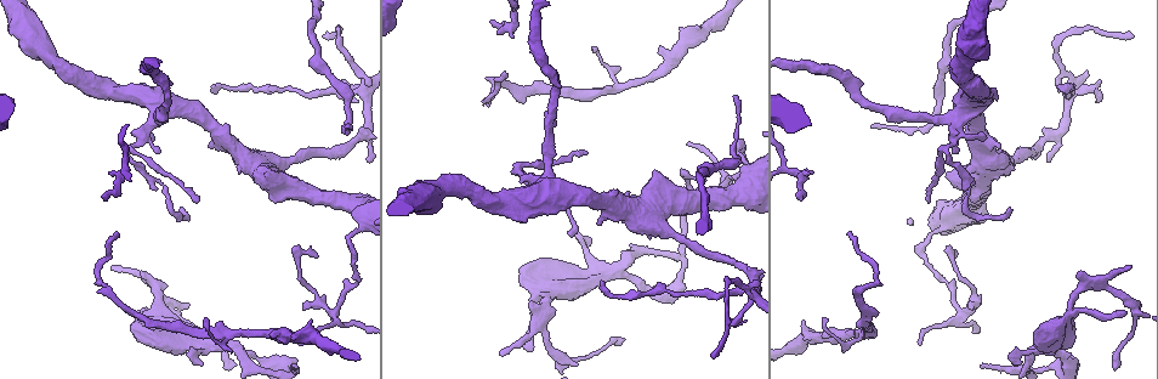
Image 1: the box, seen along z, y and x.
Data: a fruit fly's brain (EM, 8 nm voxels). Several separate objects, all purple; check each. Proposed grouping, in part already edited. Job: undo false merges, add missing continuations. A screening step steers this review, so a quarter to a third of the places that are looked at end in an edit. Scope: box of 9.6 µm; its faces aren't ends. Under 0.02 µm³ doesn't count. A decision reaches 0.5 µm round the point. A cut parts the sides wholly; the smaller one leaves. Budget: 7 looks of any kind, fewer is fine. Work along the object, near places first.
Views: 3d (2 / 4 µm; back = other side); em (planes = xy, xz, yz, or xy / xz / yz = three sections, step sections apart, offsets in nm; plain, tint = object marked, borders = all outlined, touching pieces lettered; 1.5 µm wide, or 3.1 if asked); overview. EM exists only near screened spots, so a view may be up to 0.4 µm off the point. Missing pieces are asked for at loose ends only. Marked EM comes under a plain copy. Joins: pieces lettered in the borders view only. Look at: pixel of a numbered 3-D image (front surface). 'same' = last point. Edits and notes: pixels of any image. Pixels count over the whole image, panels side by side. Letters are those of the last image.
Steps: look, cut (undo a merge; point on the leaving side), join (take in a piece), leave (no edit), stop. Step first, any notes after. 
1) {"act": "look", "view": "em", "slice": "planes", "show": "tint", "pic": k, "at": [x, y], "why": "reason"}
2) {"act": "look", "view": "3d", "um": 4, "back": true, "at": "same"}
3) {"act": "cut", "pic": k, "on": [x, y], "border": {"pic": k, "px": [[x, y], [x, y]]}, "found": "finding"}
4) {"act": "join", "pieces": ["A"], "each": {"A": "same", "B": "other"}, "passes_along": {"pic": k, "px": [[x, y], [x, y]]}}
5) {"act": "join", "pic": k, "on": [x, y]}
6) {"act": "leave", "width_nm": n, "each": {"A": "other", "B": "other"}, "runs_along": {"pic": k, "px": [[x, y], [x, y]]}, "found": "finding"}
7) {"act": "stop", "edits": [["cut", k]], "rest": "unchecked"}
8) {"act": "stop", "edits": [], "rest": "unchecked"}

{"act": "look", "view": "em", "slice": "planes", "show": "borders", "pic": 1, "at": [532, 302], "why": "free end"}

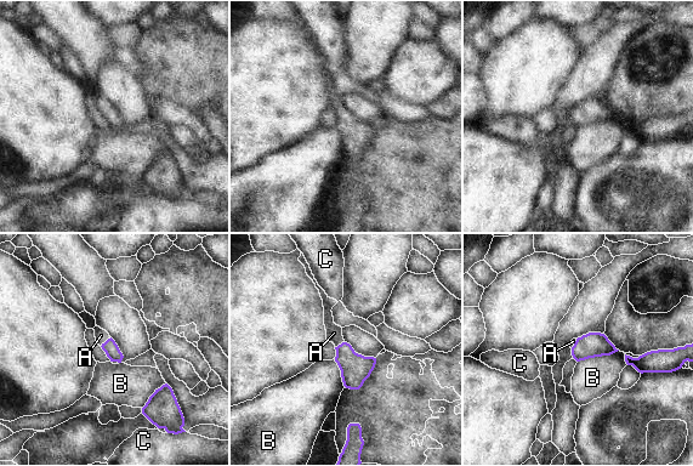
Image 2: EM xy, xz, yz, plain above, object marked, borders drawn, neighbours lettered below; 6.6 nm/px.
{"act": "join", "pieces": ["A"], "each": {"A": "same", "B": "other", "C": "other"}, "passes_along": {"pic": 2, "px": [[111, 348], [106, 341], [101, 335]]}, "found": "it goes on there"}

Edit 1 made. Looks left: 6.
{"act": "look", "view": "overview", "why": "redraw"}

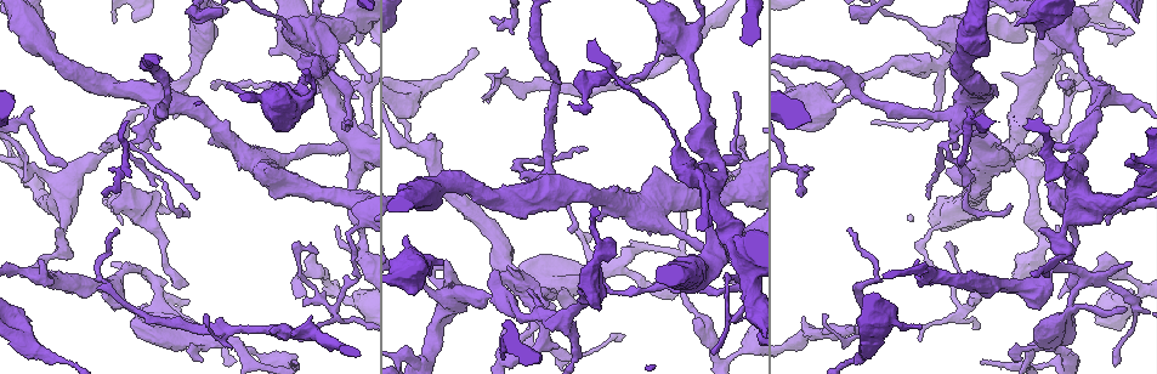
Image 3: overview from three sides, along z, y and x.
{"act": "look", "view": "em", "slice": "xz", "step": 8, "show": "tint", "pic": 3, "at": [110, 291], "why": "abrupt turn"}

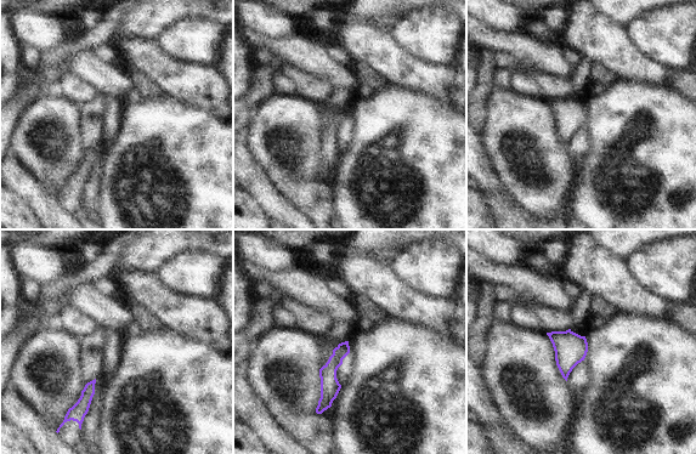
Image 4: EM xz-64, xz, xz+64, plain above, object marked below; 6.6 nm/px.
{"act": "look", "view": "em", "slice": "planes", "show": "borders", "at": "same", "why": "cut it another way"}

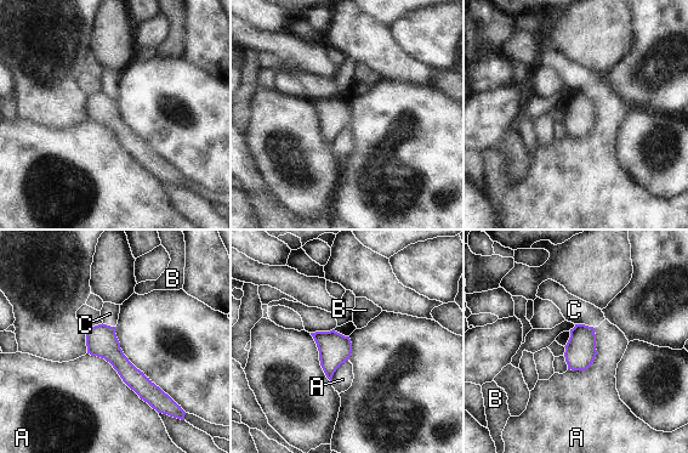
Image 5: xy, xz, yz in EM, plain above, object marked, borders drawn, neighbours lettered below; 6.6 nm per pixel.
{"act": "leave", "longest_contact_nm": ["A", 600], "each": {"A": "other", "B": "other", "C": "other"}, "runs_along": {"pic": 5, "px": [[90, 332], [151, 394], [170, 405]]}, "found": "one cell here"}

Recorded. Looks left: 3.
{"act": "look", "view": "em", "slice": "planes", "show": "borders", "pic": 3, "at": [436, 143], "why": "branch stops here"}

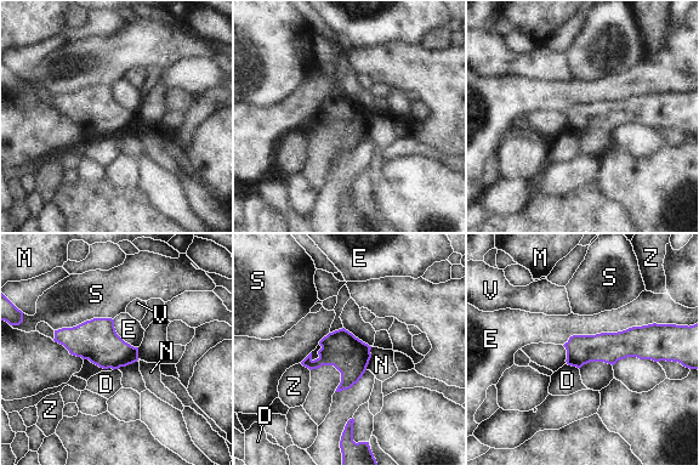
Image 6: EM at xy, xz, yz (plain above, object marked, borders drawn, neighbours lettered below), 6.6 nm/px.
{"act": "leave", "width_nm": 190, "each": {"D": "other", "E": "other", "M": "other", "N": "other", "S": "other", "V": "other", "Z": "other"}, "runs_along": {"pic": 6, "px": [[655, 344], [589, 347], [569, 361]]}, "found": "none of them fits"}

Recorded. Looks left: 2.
{"act": "stop", "edits": [["join", 2]], "rest": "unchecked"}

